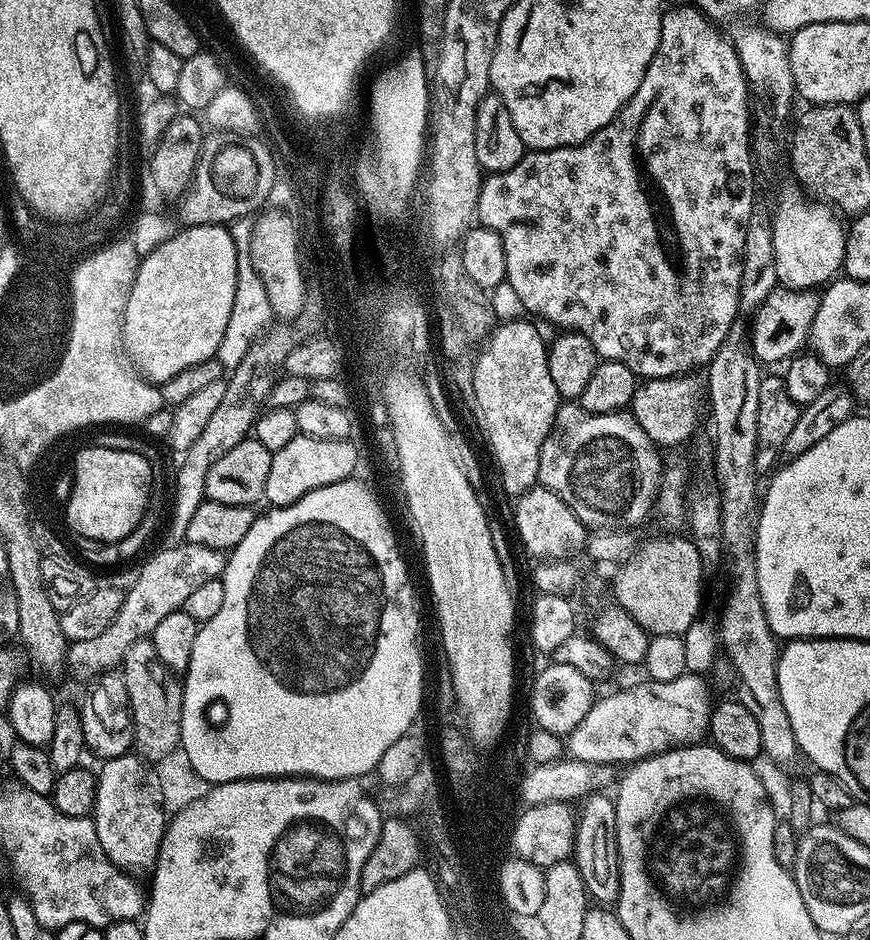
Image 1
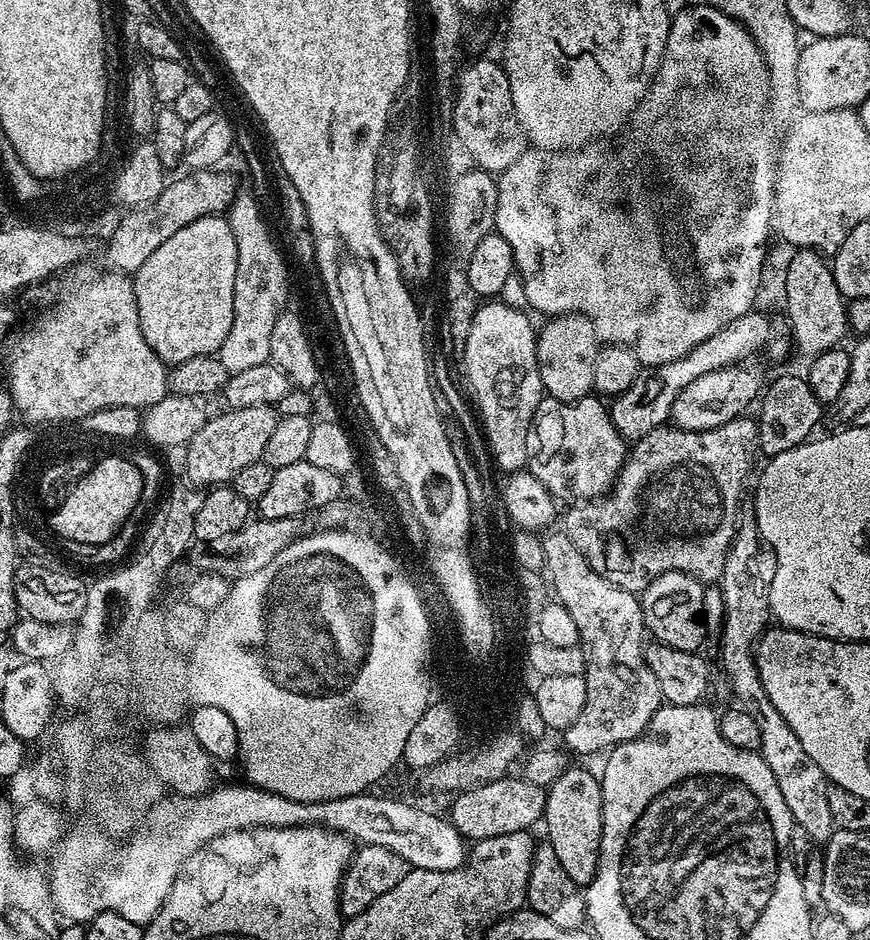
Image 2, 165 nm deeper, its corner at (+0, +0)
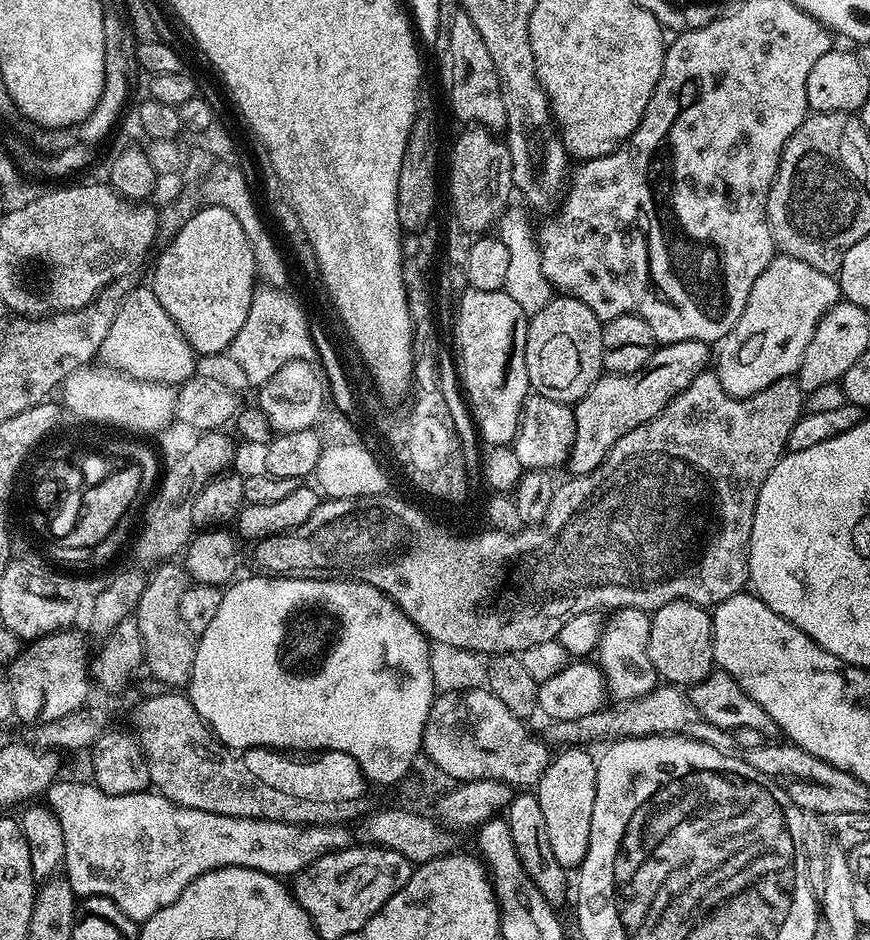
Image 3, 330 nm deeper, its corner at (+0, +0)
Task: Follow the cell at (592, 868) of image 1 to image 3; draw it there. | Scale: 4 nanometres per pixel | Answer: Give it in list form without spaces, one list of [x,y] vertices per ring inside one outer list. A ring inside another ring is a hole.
[[[568,746],[555,757],[548,769],[542,774],[534,791],[542,815],[546,817],[546,835],[558,858],[558,866],[566,870],[579,869],[586,858],[590,846],[590,818],[594,814],[594,794],[596,793],[596,760],[591,751],[580,746]]]

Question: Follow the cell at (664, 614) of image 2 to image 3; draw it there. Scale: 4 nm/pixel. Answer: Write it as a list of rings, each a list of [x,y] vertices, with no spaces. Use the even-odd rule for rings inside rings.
[[[675,600],[656,609],[651,618],[648,653],[657,677],[672,686],[691,686],[705,680],[714,670],[709,609],[689,600]]]

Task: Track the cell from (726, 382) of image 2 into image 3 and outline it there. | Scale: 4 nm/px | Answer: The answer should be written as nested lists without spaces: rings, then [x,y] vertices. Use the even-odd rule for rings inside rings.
[[[773,256],[770,266],[758,274],[758,282],[750,286],[750,298],[746,298],[746,306],[738,322],[718,341],[717,348],[720,349],[714,352],[714,371],[722,390],[731,396],[743,398],[766,390],[766,386],[774,382],[795,377],[800,369],[802,354],[806,352],[806,346],[816,329],[816,322],[841,300],[840,285],[829,273],[814,270],[814,266],[806,266],[806,262],[798,262],[798,258],[793,256]]]

